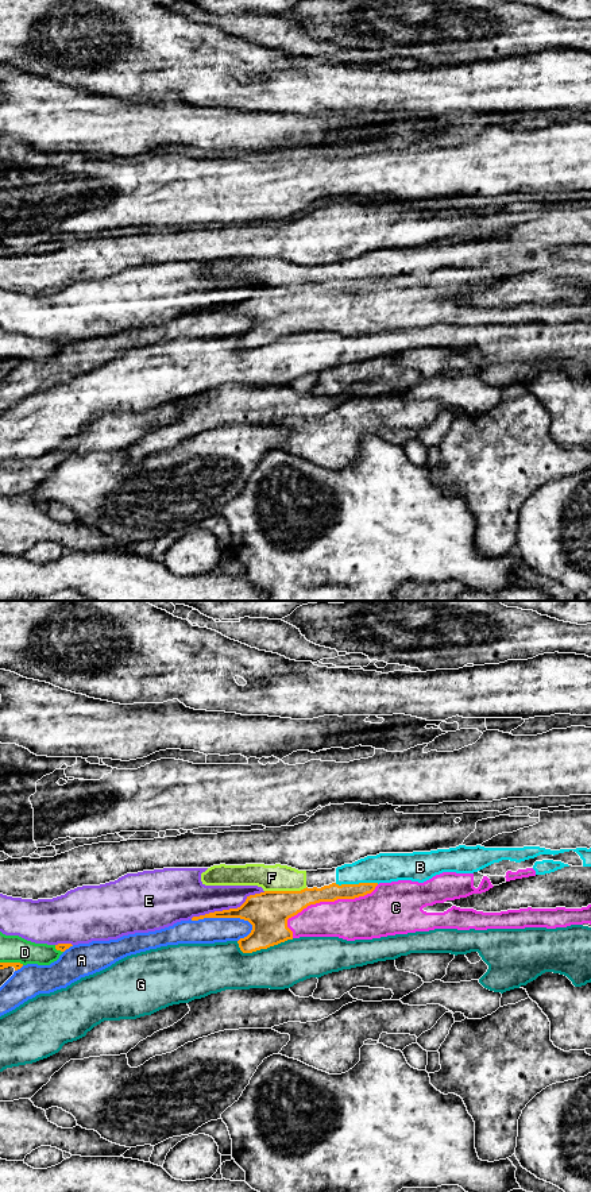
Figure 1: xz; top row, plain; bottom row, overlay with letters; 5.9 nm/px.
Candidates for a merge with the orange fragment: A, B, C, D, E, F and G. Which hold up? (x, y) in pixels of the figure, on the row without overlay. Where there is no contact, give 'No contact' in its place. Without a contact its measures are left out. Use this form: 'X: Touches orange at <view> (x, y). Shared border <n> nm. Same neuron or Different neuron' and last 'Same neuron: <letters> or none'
A: Touches orange at xz (223, 312). Shared border 380 nm. Different neuron
B: Touches orange at xz (356, 280). Shared border 260 nm. Different neuron
C: Touches orange at xz (324, 296). Shared border 600 nm. Same neuron
D: Touches orange at xz (12, 358). Shared border 140 nm. Different neuron
E: Touches orange at xz (227, 305). Shared border 480 nm. Different neuron
F: Touches orange at xz (285, 286). Shared border 260 nm. Different neuron
G: Touches orange at xz (263, 343). Shared border 340 nm. Different neuron
Same neuron: C

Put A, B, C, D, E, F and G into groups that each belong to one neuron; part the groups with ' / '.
A / B F / C / D / E / G

